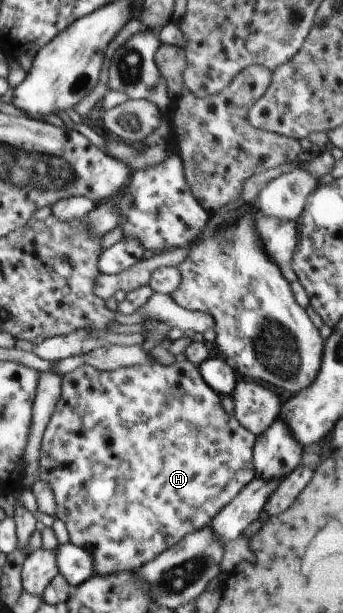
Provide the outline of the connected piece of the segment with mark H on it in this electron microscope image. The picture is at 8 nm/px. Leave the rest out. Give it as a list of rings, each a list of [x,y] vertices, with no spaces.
[[[177,358],[176,362],[172,363],[170,366],[164,366],[163,364],[150,362],[145,365],[137,367],[122,367],[121,369],[115,371],[101,371],[93,366],[83,364],[78,368],[75,368],[72,372],[66,373],[62,376],[62,386],[61,386],[61,395],[59,401],[56,403],[54,412],[50,417],[48,426],[43,434],[43,439],[40,447],[40,458],[39,458],[39,472],[37,478],[46,481],[53,490],[55,501],[56,501],[56,512],[54,516],[62,520],[66,525],[66,528],[69,532],[70,543],[87,550],[94,559],[95,572],[99,575],[114,574],[120,571],[134,571],[136,572],[143,564],[154,560],[155,556],[158,556],[161,552],[164,552],[167,548],[173,547],[175,544],[178,544],[178,541],[189,532],[197,531],[199,528],[204,528],[211,524],[211,520],[224,508],[243,488],[246,486],[254,477],[262,477],[264,480],[275,479],[276,477],[288,476],[298,465],[301,464],[301,456],[303,446],[296,440],[296,437],[293,435],[291,428],[287,425],[287,422],[284,419],[281,419],[280,416],[261,434],[256,436],[254,433],[251,433],[247,428],[244,428],[234,415],[229,415],[224,411],[222,407],[221,397],[217,392],[214,392],[210,388],[206,381],[202,378],[200,374],[199,367],[194,366],[187,358]]]

